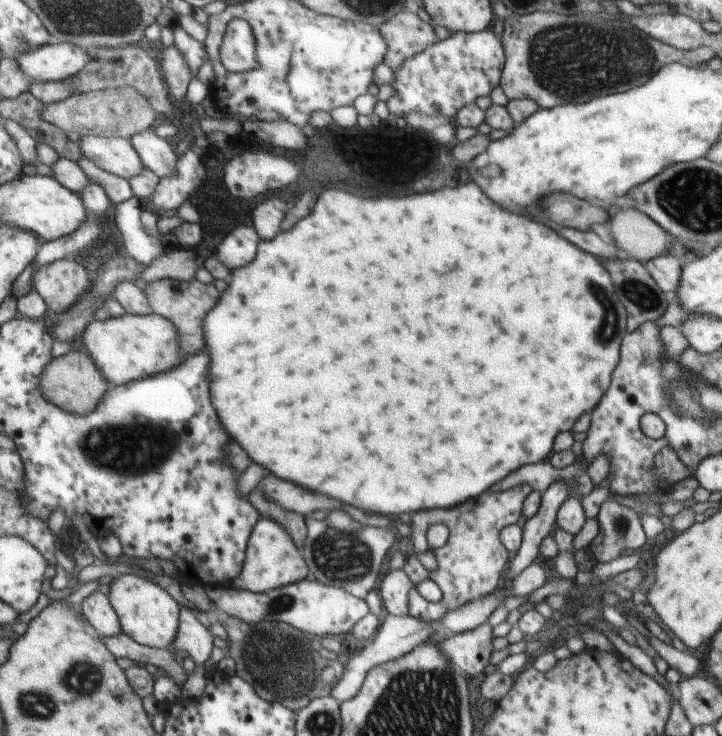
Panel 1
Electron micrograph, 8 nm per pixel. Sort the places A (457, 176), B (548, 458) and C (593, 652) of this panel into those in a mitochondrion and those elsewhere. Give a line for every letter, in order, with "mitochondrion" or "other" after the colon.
A: other
B: other
C: other

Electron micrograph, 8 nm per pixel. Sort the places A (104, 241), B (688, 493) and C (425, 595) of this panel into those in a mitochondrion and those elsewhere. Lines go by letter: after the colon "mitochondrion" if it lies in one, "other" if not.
A: other
B: other
C: other

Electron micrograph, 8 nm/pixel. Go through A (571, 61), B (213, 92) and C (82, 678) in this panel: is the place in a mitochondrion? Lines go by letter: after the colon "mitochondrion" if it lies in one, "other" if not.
A: mitochondrion
B: other
C: mitochondrion

